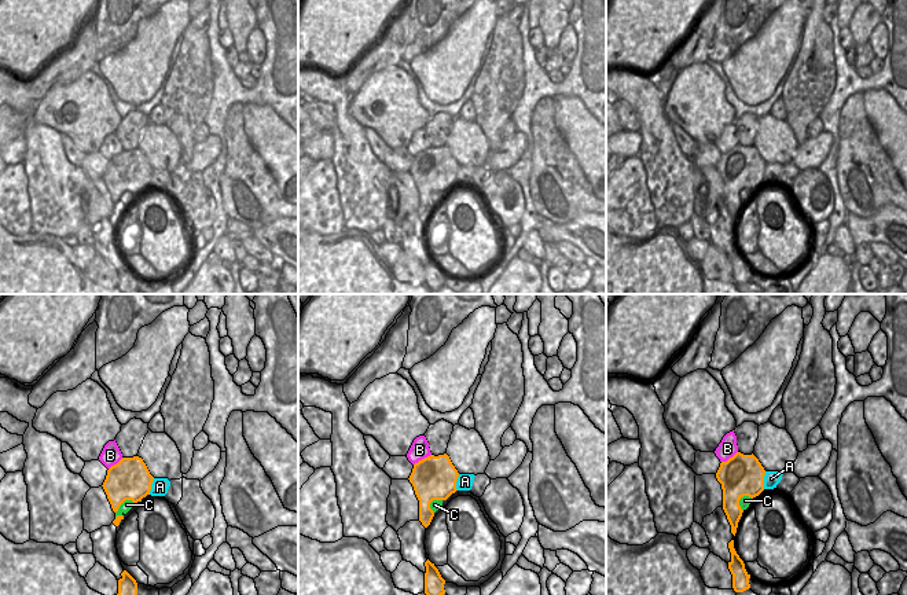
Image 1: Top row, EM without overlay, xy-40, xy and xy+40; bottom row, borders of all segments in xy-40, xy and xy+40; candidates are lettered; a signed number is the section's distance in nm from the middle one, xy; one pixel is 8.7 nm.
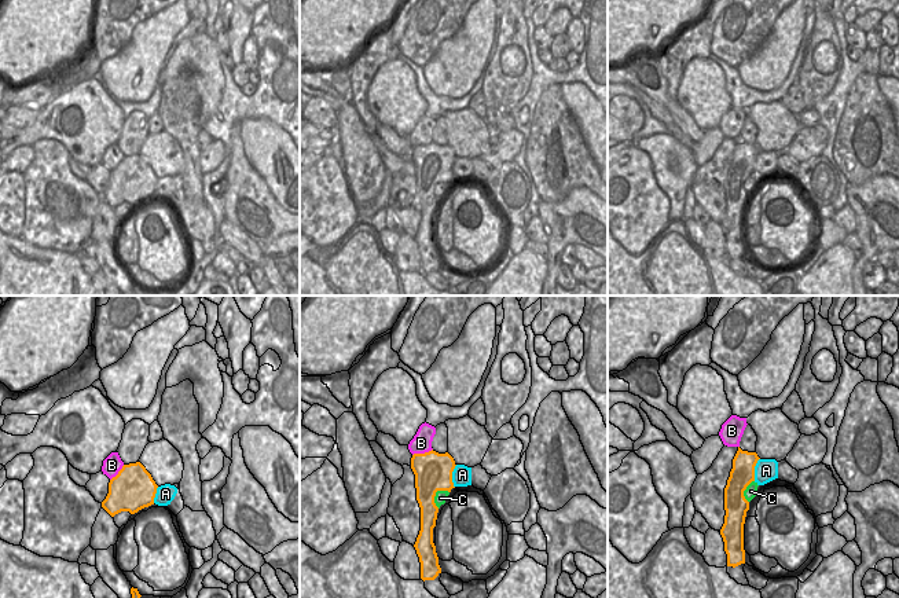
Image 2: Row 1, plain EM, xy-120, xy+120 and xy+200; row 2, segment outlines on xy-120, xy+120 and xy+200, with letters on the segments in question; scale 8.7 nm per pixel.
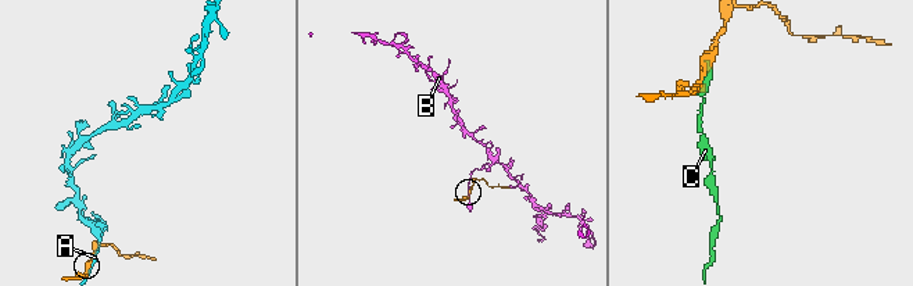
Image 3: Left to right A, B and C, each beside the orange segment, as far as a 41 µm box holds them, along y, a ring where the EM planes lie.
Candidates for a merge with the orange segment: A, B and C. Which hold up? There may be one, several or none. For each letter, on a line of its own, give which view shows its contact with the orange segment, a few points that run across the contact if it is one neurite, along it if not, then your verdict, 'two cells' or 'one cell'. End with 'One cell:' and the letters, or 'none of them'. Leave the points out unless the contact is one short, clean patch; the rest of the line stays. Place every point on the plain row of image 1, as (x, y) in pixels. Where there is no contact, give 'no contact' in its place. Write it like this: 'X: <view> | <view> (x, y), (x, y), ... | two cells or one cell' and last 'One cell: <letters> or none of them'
A: xy+40 | two cells
B: xy | two cells
C: xy-40 | two cells
One cell: none of them

